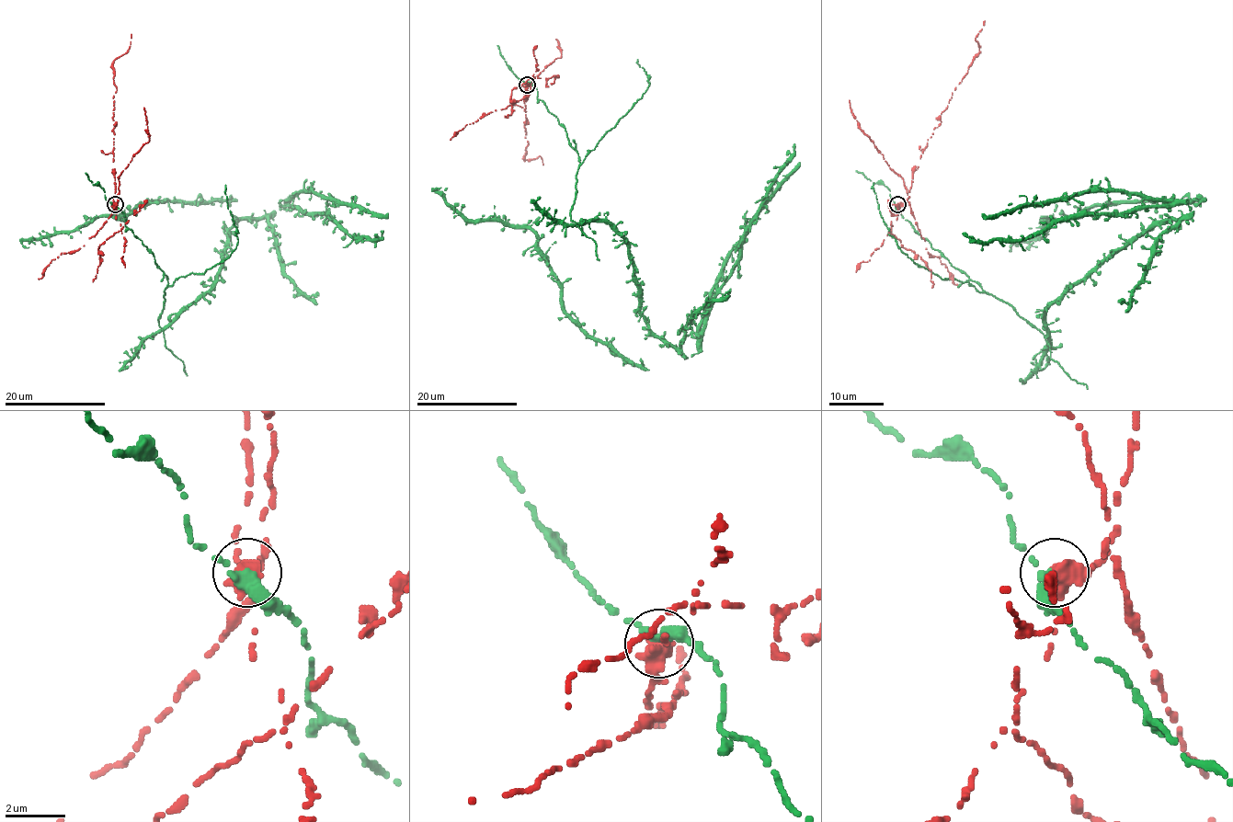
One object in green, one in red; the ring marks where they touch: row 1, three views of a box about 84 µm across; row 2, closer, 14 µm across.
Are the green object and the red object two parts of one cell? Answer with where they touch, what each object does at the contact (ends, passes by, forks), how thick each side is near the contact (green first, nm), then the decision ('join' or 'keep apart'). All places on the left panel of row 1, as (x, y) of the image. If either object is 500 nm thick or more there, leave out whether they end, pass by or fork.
place (115, 204); calibres 340 and 700 nm; keep apart

